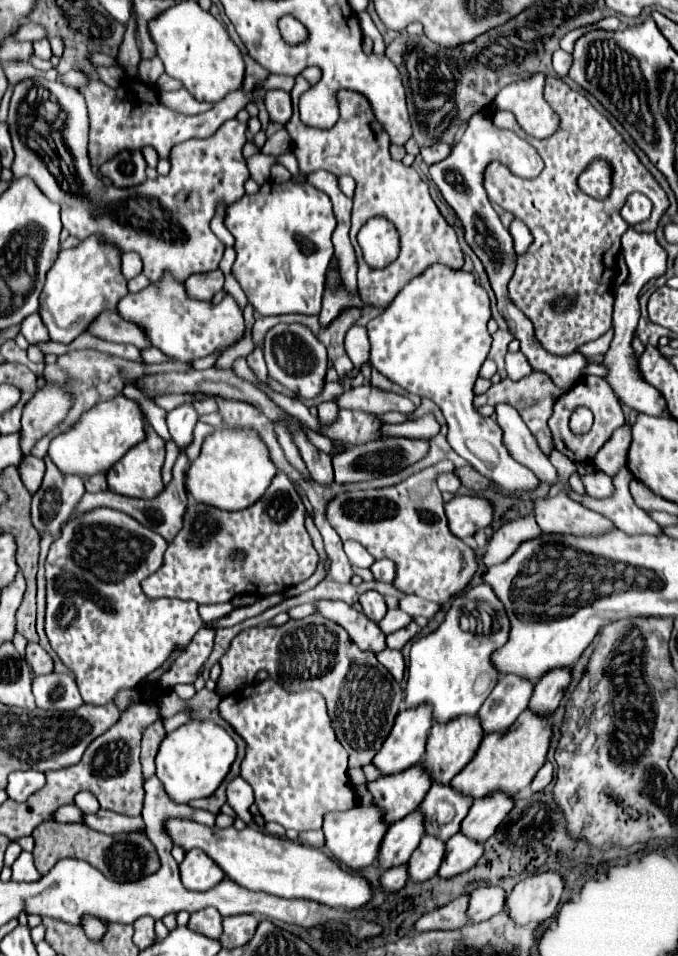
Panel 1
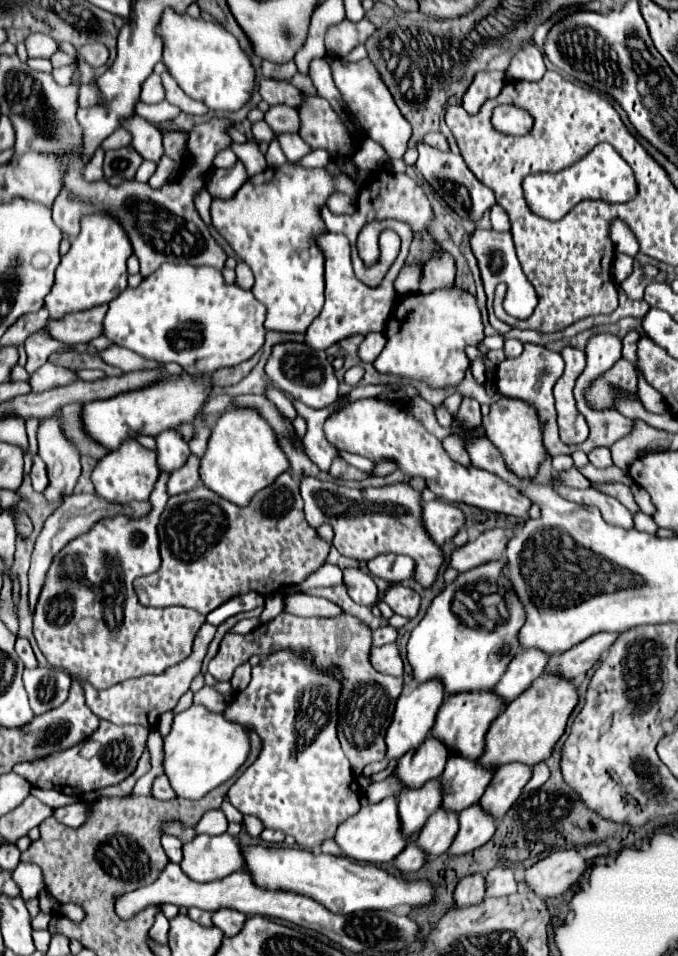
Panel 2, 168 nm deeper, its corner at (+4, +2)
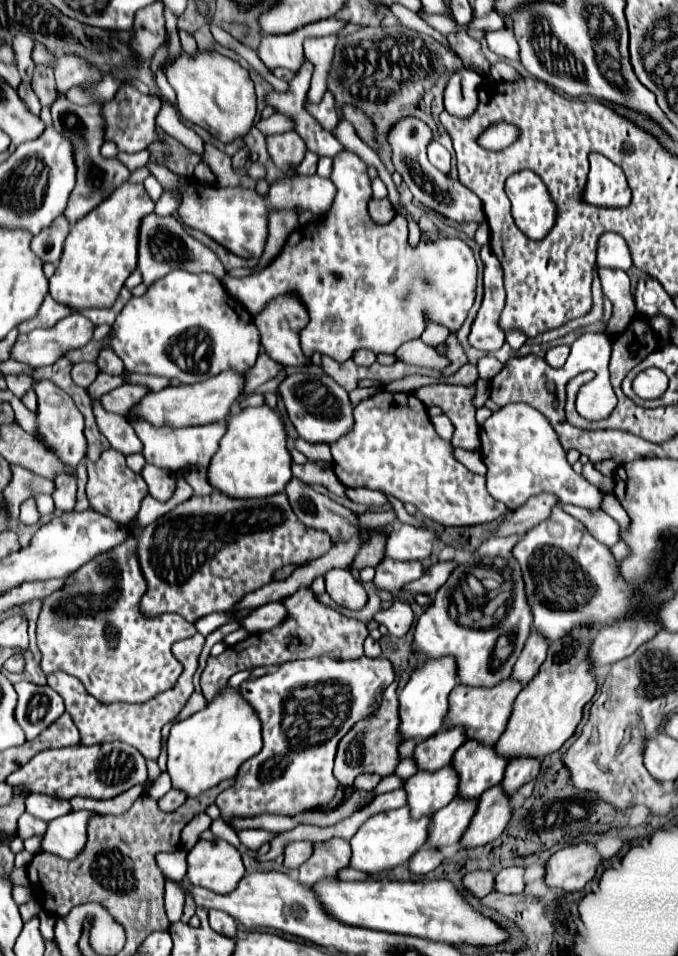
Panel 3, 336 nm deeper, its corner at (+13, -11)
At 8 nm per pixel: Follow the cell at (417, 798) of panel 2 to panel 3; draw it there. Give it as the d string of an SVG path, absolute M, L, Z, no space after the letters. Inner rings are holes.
M445 765L435 773L417 771L405 783L411 815L417 819L449 805L457 795L457 783L457 771L453 765Z

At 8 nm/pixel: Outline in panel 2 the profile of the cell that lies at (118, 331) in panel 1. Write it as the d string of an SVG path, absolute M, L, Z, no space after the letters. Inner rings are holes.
M100 304L90 310L64 316L60 320L50 320L48 330L54 338L66 344L90 342L102 334L102 320L106 316L106 310L108 310L108 304Z

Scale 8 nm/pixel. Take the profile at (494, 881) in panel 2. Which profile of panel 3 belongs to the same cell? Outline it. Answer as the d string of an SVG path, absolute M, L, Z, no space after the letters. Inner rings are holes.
M507 867L501 869L495 877L495 889L501 893L521 893L523 889L523 867Z

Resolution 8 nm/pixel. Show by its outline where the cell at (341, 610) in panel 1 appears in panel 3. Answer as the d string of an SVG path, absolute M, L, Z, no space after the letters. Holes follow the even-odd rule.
M267 603L263 607L253 609L243 621L241 621L241 629L245 629L247 633L261 633L261 631L269 631L275 625L279 625L283 619L287 617L287 611L281 603Z

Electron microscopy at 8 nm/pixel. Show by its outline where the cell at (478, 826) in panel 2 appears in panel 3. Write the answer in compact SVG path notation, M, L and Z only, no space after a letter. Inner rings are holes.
M495 785L487 789L479 799L477 813L469 829L465 831L461 843L465 847L479 847L495 841L507 827L511 813L513 813L511 797L503 791L503 787Z

